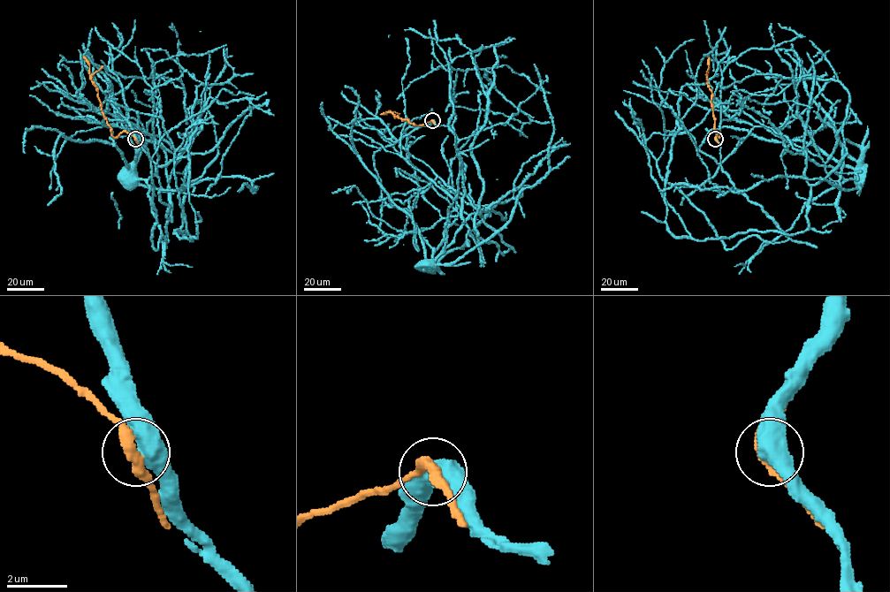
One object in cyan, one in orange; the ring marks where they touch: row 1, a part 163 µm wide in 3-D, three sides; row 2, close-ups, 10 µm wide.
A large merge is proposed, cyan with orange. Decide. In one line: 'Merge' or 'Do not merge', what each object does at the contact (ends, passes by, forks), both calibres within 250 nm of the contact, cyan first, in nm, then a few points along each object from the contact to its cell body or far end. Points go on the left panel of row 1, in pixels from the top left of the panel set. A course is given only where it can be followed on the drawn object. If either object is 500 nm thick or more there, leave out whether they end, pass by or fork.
Merge. Thickness 550 nm (cyan) against 400 nm. Course of cyan: (135, 139), (163, 253), (147, 181), (189, 154), (174, 233), (196, 238), (193, 107), (233, 76), (224, 45). Course of orange: (135, 139), (125, 131), (115, 137), (112, 136), (102, 111), (96, 87), (91, 80), (89, 63), (84, 56)

